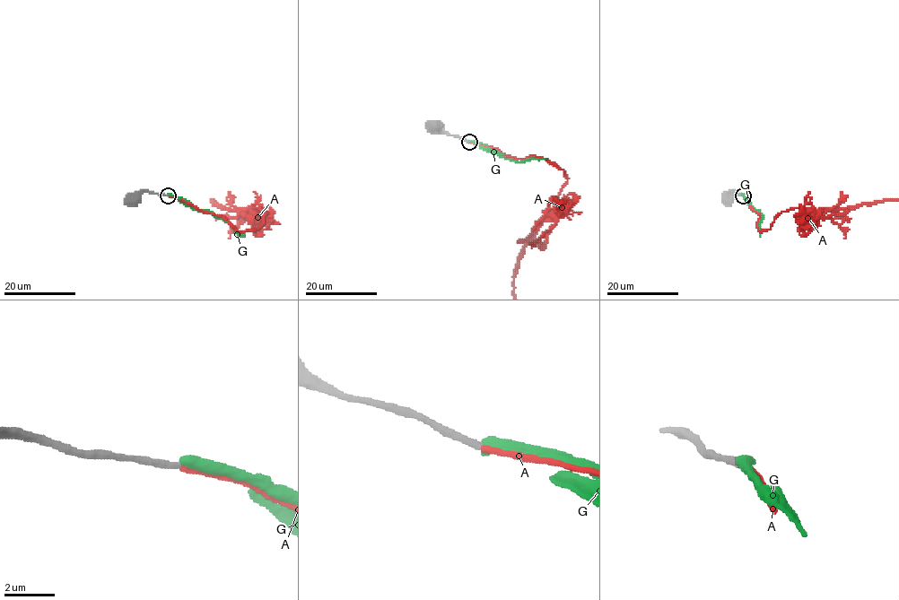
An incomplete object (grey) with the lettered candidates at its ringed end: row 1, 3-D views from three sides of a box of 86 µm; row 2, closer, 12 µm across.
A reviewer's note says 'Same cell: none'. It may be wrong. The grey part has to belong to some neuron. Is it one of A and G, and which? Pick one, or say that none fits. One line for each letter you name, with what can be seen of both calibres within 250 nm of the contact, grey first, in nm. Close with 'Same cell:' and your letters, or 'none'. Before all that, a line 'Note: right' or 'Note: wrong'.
Note: wrong
A: calibres 280 and 240 nm
Same cell: A

